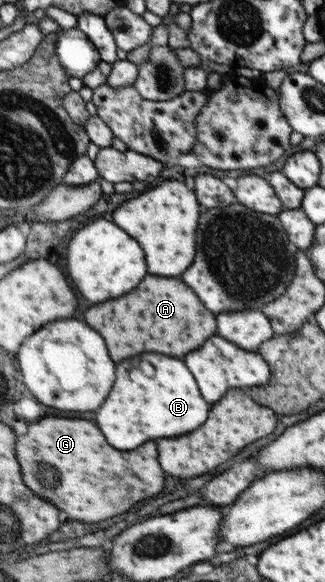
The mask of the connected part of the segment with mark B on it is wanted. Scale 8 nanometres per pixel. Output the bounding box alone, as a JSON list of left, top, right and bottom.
[96,353,210,451]

